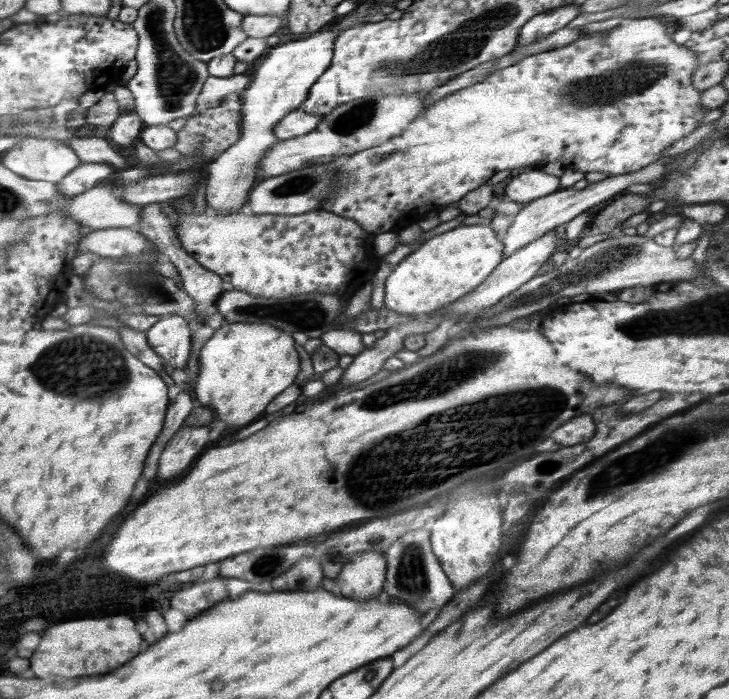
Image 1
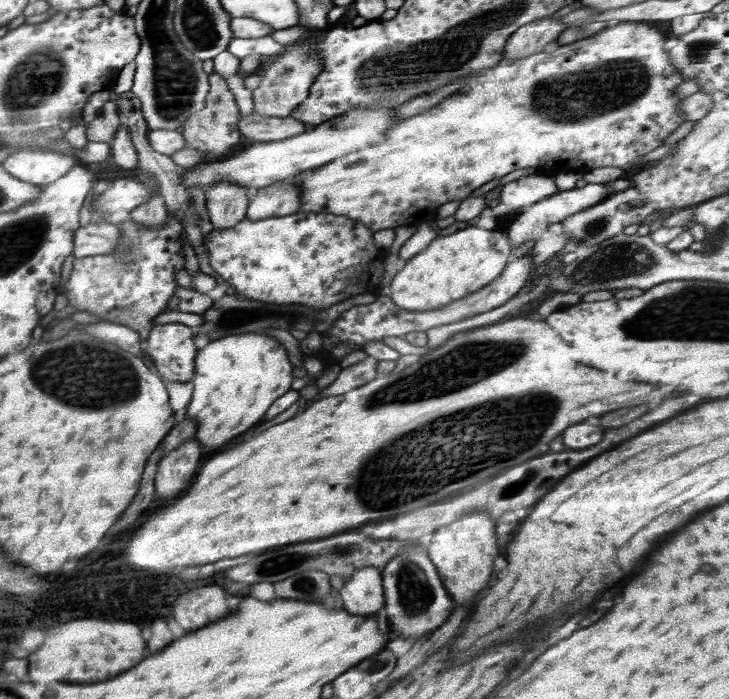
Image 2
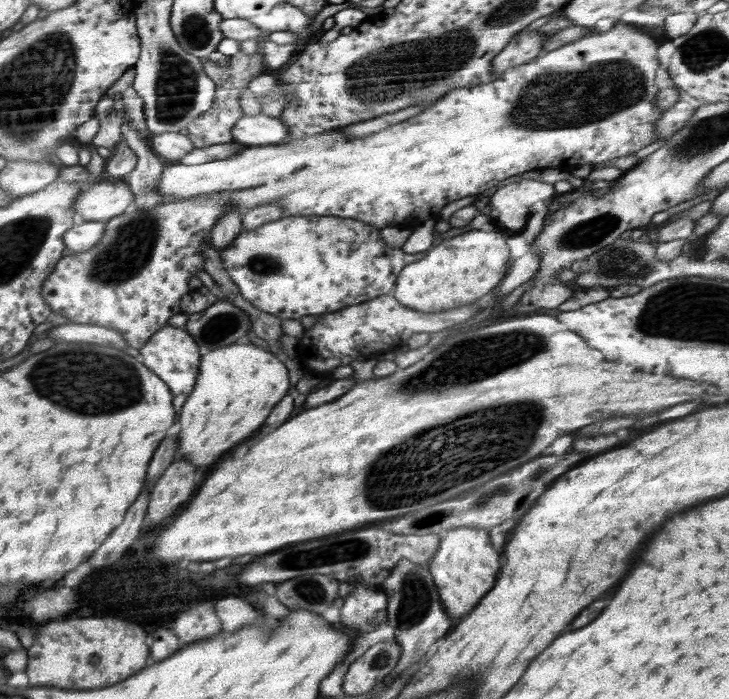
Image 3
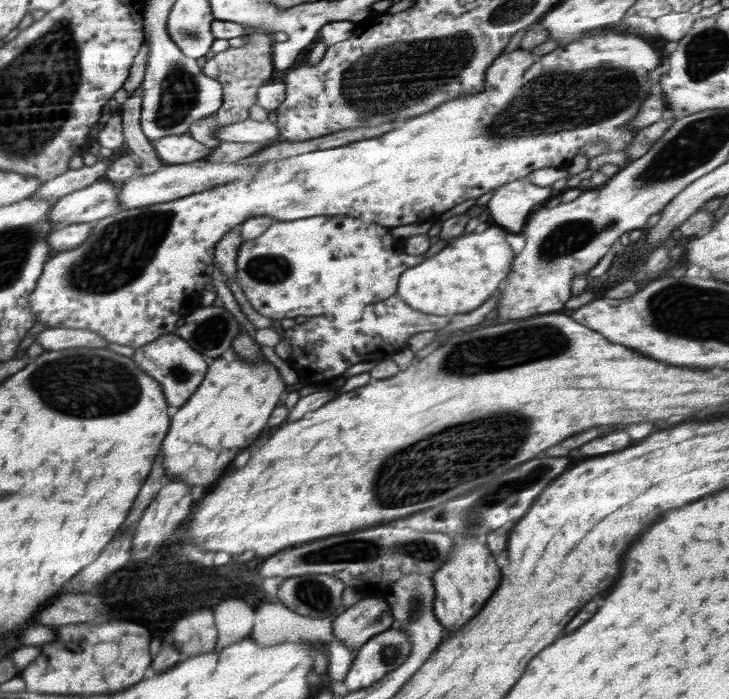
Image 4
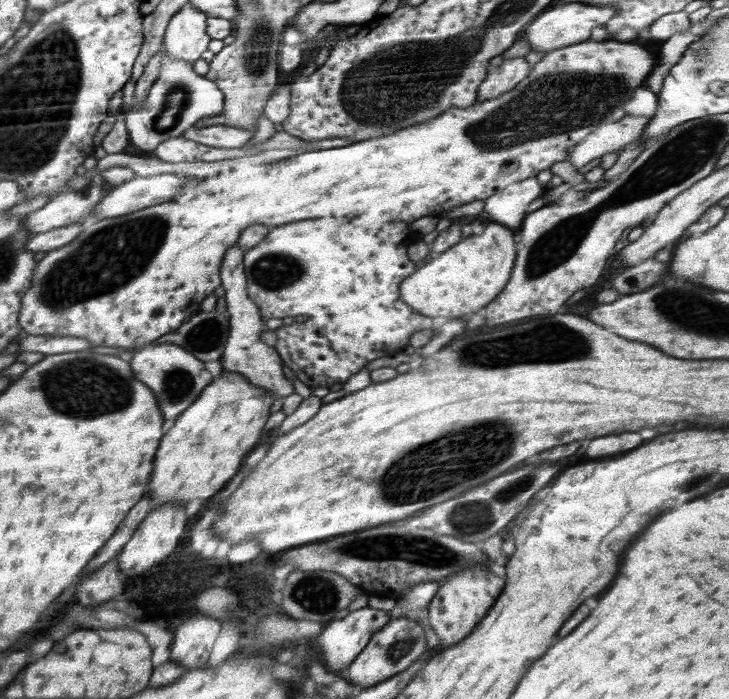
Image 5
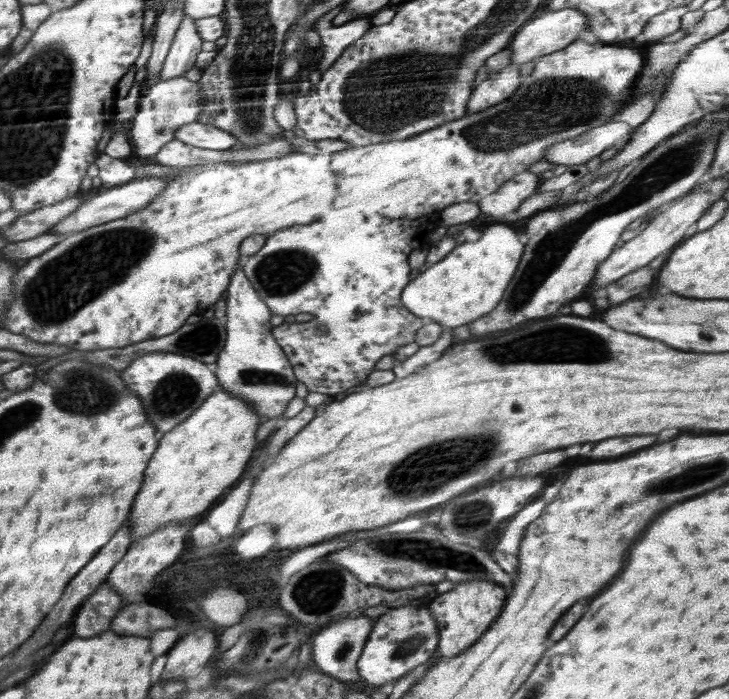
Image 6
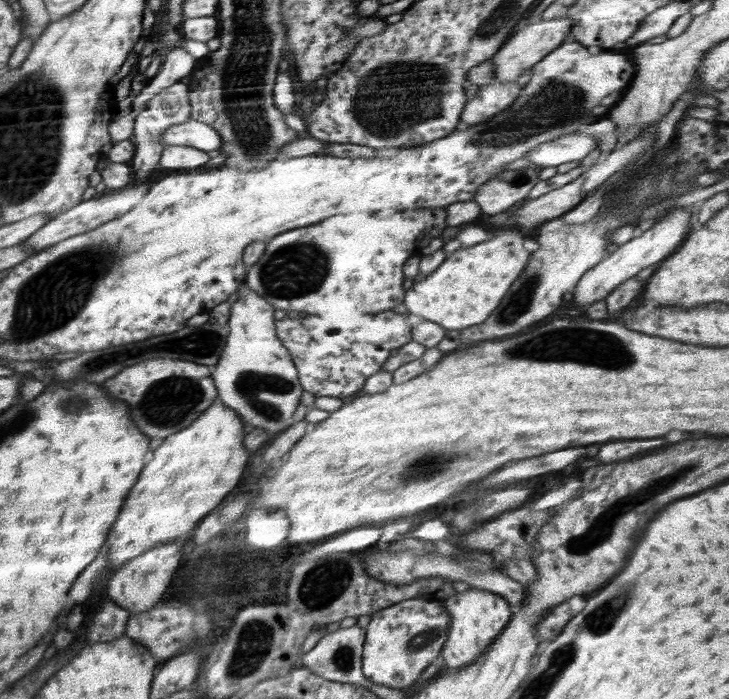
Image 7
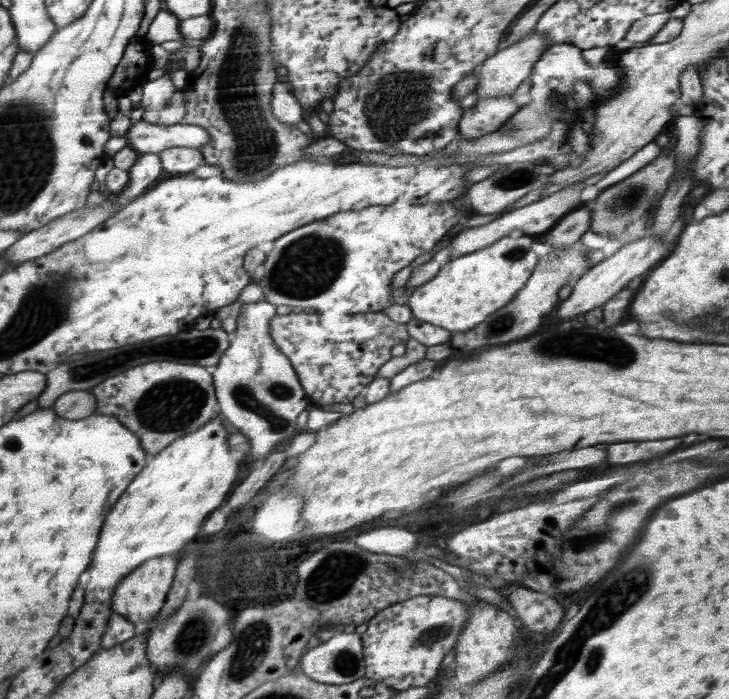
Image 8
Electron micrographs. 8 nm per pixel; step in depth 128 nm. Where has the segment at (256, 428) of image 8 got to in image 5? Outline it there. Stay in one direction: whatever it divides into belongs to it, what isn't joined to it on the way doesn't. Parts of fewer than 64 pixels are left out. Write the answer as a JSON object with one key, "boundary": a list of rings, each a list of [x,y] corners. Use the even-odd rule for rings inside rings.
{"boundary":[[[237,244],[226,250],[222,267],[220,267],[221,286],[224,288],[224,300],[227,302],[227,312],[229,314],[230,332],[225,344],[225,349],[220,358],[224,371],[238,372],[248,378],[252,384],[266,388],[274,394],[274,398],[286,398],[294,392],[292,382],[286,379],[282,370],[282,360],[276,349],[268,346],[260,339],[262,332],[267,326],[262,319],[262,314],[258,306],[250,300],[248,294],[248,284],[244,274],[243,258],[244,253]]]}

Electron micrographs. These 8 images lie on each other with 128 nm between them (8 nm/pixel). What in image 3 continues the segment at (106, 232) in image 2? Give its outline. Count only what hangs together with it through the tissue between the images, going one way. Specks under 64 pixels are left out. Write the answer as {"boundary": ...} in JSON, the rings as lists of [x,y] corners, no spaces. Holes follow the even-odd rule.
{"boundary":[[[84,220],[78,226],[73,226],[64,236],[65,245],[68,247],[66,254],[78,254],[94,248],[104,236],[104,224],[105,221]]]}

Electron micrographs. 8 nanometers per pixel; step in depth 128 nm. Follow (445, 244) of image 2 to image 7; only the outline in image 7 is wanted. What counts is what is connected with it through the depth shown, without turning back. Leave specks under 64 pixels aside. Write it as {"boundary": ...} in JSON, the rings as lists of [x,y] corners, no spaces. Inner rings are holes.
{"boundary":[[[500,232],[500,236],[494,236],[488,242],[452,252],[430,276],[406,291],[401,309],[438,322],[448,330],[460,330],[484,322],[500,304],[510,284],[526,268],[530,252],[523,247],[525,237],[516,232]]]}

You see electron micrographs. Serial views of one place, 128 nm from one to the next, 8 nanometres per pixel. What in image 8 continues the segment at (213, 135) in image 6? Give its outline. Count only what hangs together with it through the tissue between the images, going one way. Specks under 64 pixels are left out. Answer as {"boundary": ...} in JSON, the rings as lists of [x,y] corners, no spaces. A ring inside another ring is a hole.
{"boundary":[[[140,120],[130,126],[124,141],[138,153],[159,153],[175,146],[198,149],[210,142],[210,133],[198,125],[156,126]]]}

